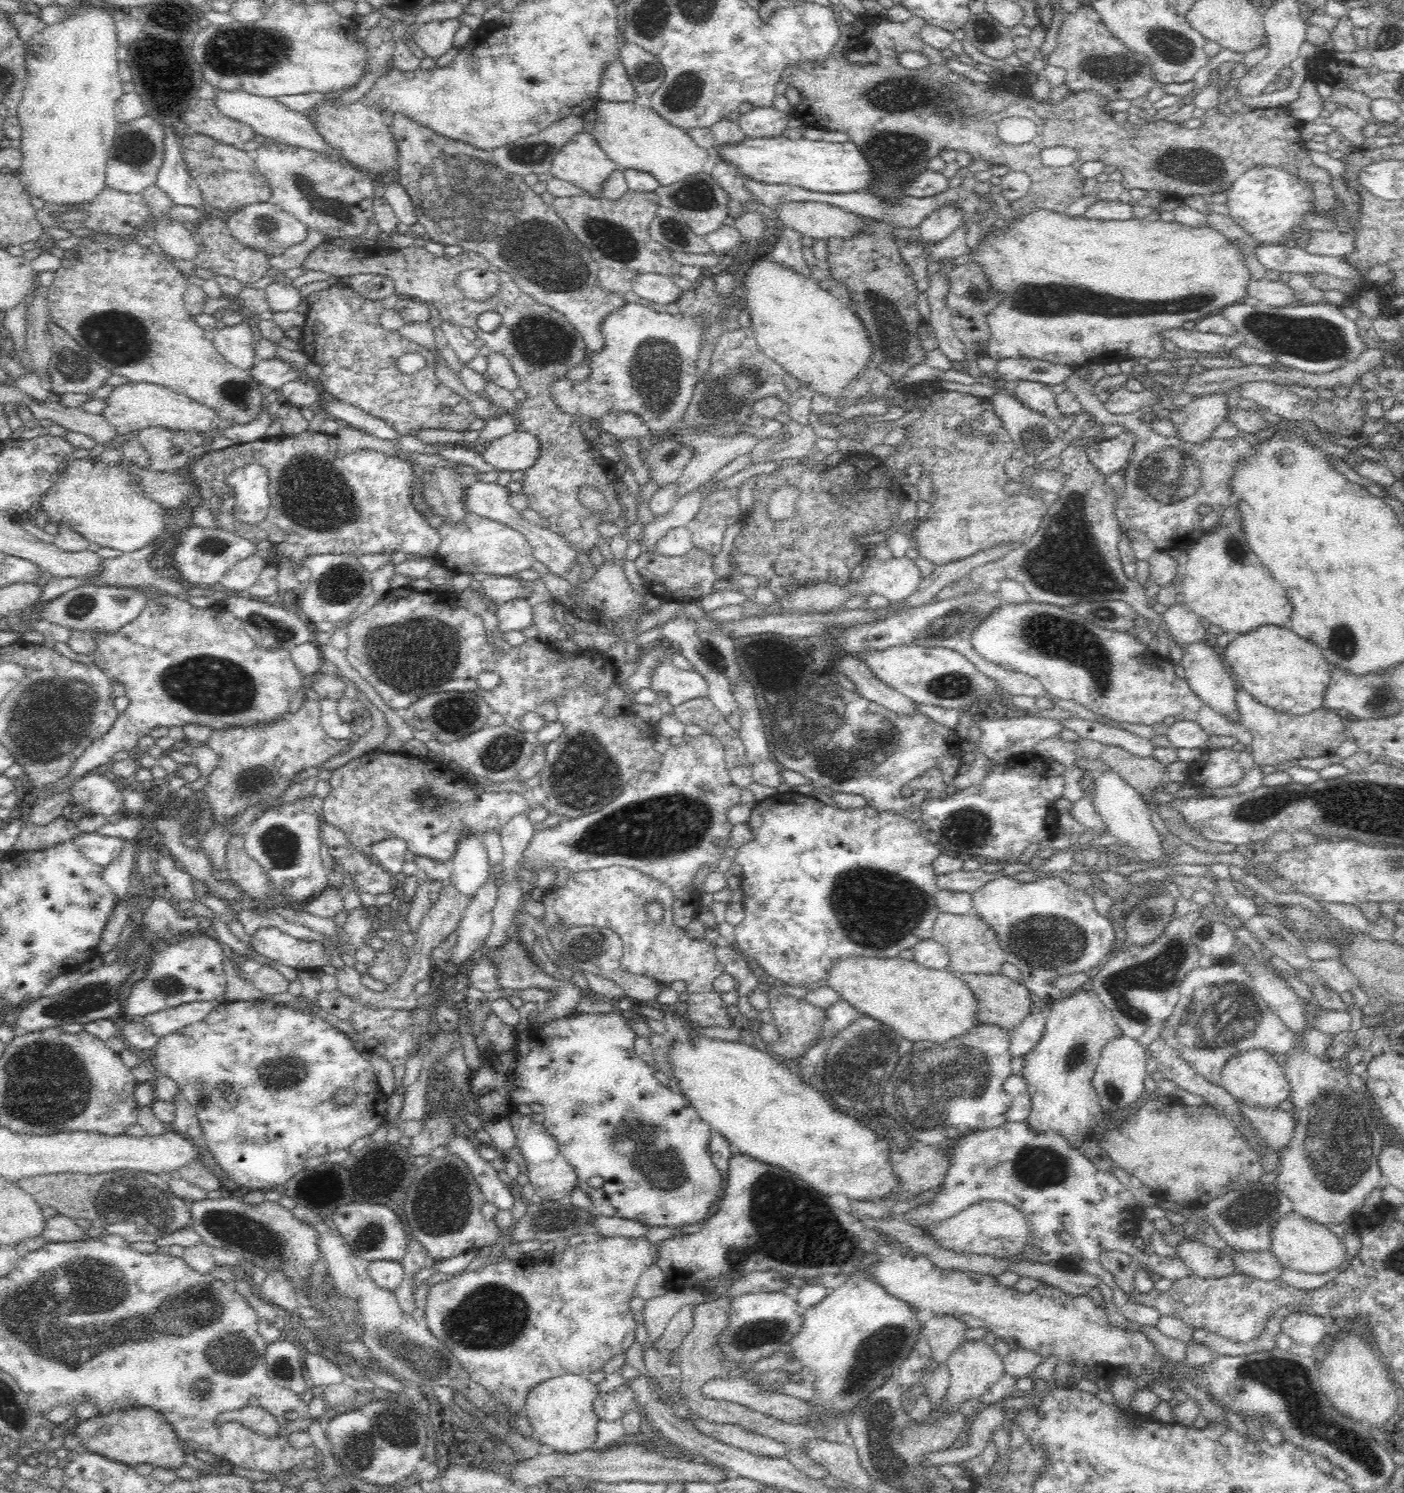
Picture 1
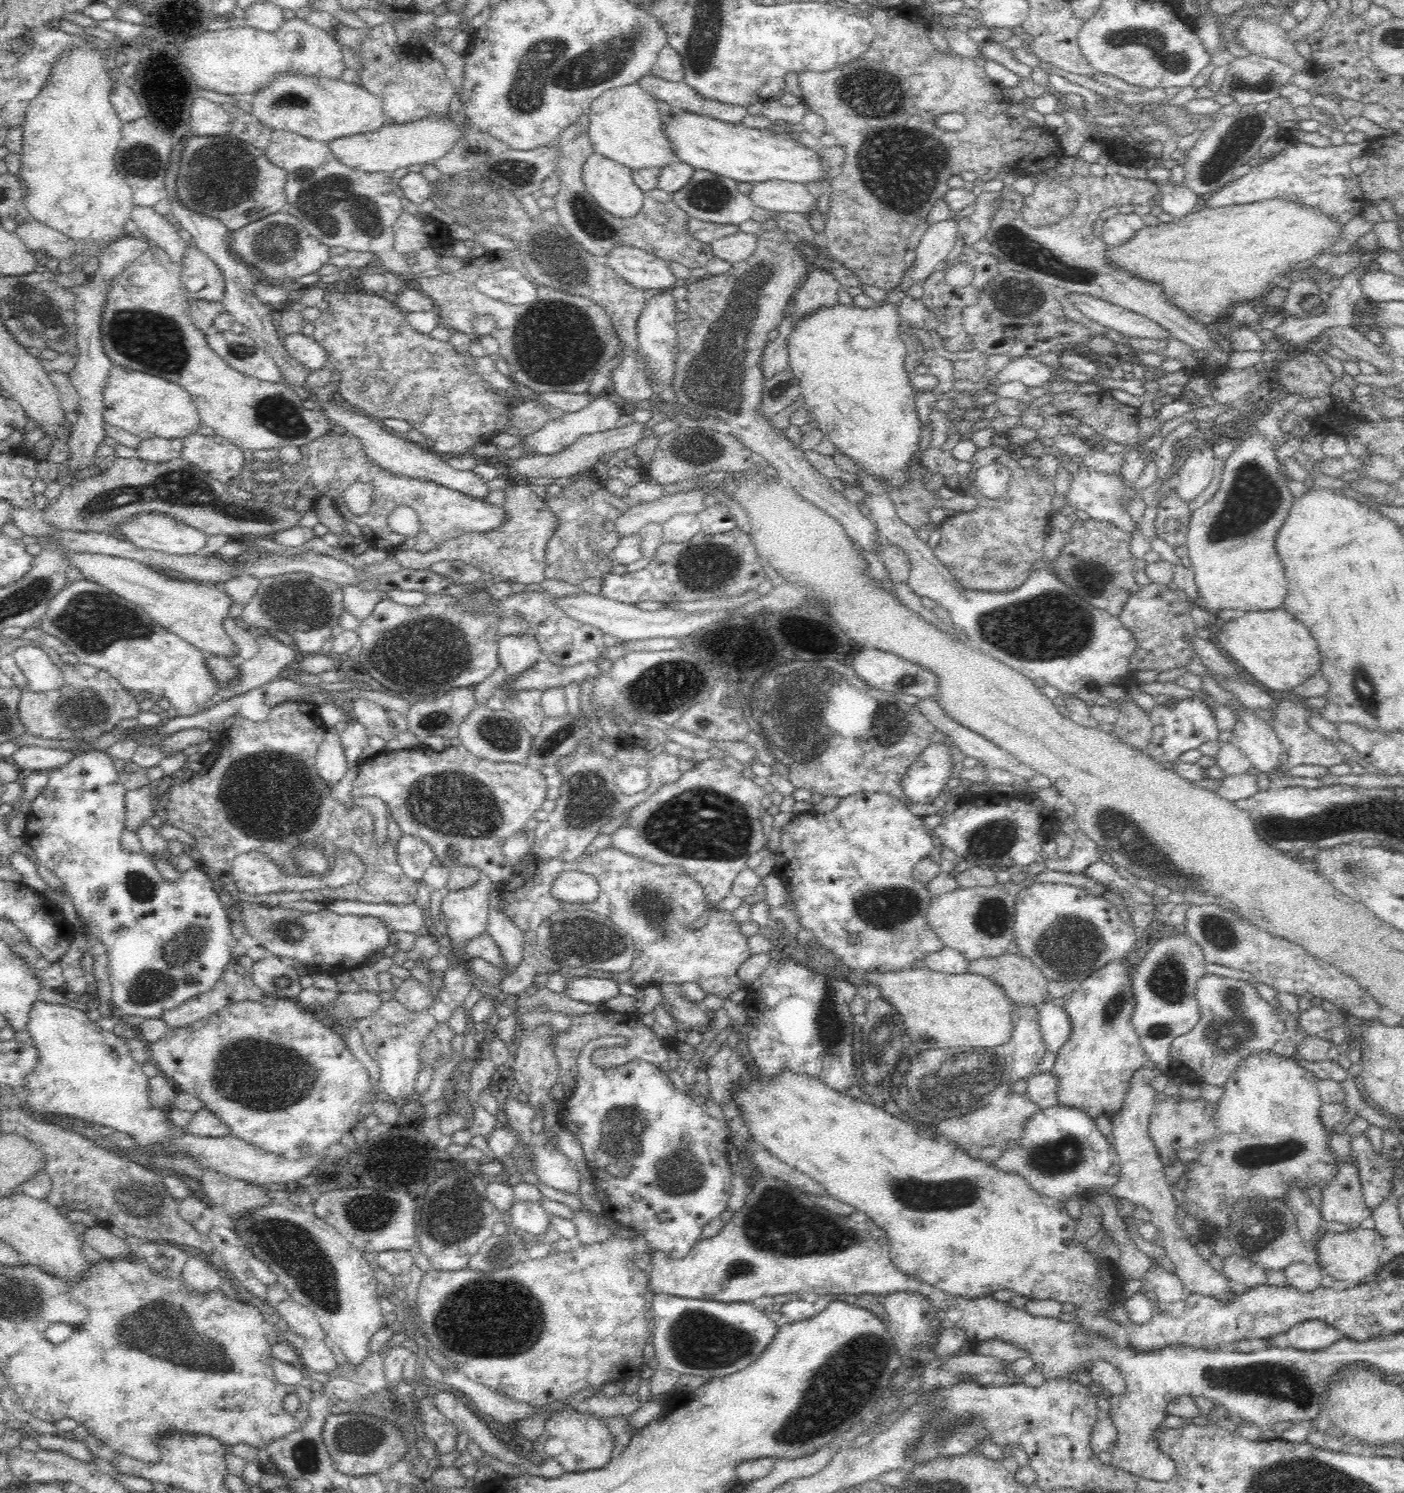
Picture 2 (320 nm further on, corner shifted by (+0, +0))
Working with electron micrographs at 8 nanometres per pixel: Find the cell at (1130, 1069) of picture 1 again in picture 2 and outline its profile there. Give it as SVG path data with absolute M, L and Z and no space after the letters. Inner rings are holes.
M1148 1066L1137 1070L1131 1078L1123 1105L1108 1120L1111 1122L1110 1132L1114 1138L1119 1164L1119 1180L1116 1185L1112 1186L1110 1194L1128 1200L1134 1206L1140 1205L1152 1213L1151 1222L1158 1229L1158 1237L1162 1239L1160 1245L1164 1247L1168 1258L1174 1263L1175 1275L1180 1279L1187 1296L1194 1293L1194 1295L1214 1297L1228 1304L1251 1288L1246 1284L1234 1283L1232 1279L1210 1267L1209 1261L1198 1254L1195 1246L1190 1244L1188 1236L1181 1230L1181 1221L1176 1222L1178 1219L1176 1218L1175 1198L1166 1181L1159 1152L1149 1135L1149 1120L1156 1099L1154 1099L1154 1090L1148 1085L1148 1080L1156 1074L1158 1071L1152 1071L1152 1068L1149 1069Z

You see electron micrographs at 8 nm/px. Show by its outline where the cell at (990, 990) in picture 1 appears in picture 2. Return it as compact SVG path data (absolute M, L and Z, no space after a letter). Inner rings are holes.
M1003 952L998 956L982 957L974 962L969 962L968 973L978 974L982 977L991 979L994 983L1000 985L1002 990L1018 1004L1036 1004L1045 1002L1047 996L1047 982L1044 973L1030 960L1029 956L1016 952Z

